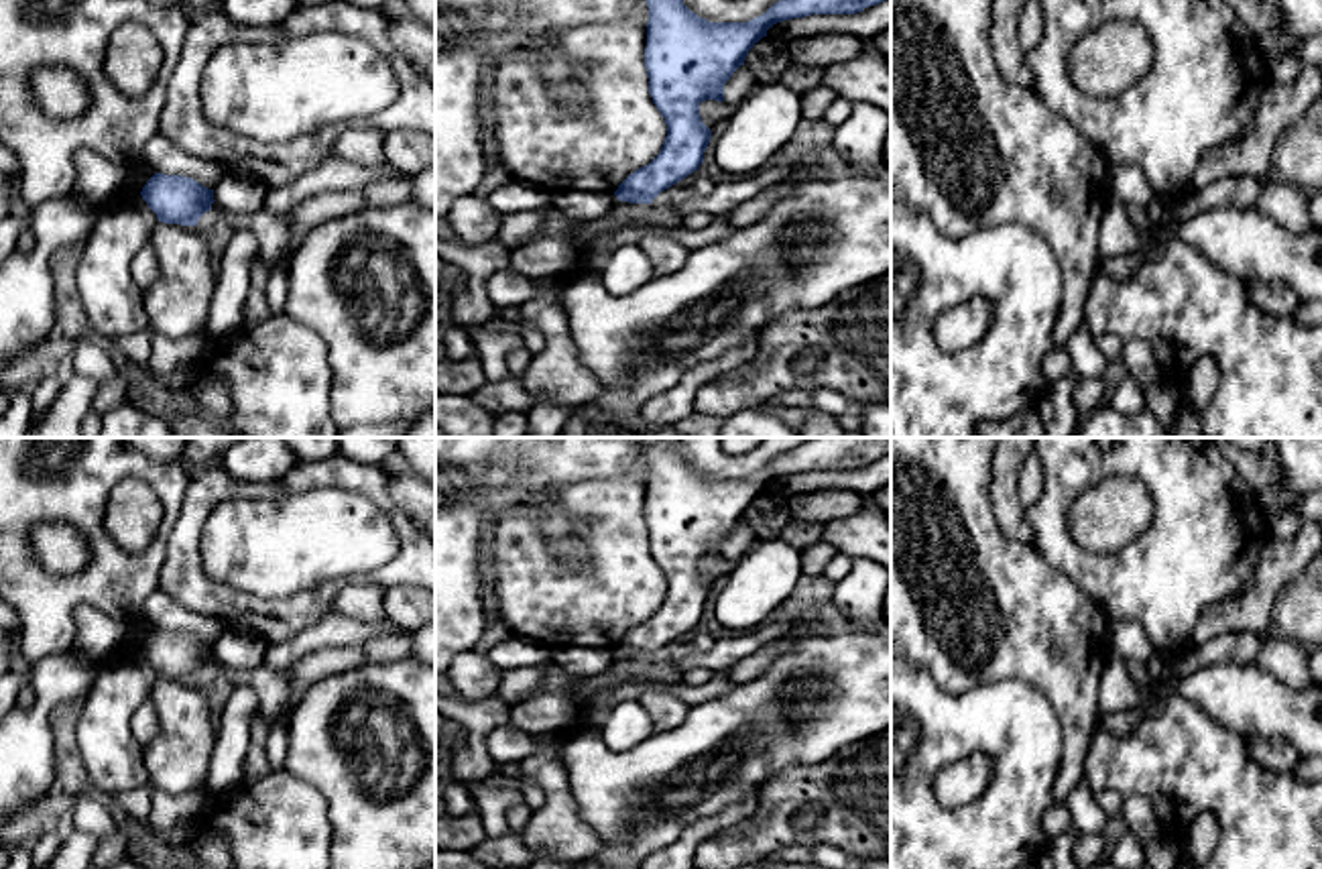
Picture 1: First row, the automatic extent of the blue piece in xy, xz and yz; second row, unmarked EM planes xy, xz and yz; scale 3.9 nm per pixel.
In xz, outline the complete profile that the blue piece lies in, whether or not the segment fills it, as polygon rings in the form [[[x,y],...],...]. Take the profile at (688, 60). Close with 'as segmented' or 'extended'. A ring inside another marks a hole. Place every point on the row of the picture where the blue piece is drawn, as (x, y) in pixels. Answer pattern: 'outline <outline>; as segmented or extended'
outline [[[647,0],[645,67],[649,94],[667,124],[661,153],[645,167],[630,173],[614,191],[620,201],[653,204],[653,199],[700,169],[712,130],[702,122],[700,104],[724,102],[724,85],[744,65],[748,51],[767,37],[767,31],[783,20],[812,14],[856,14],[885,0],[779,0],[765,14],[748,22],[710,22],[692,12],[683,0]]]; as segmented

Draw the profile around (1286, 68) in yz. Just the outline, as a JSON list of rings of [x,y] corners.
[[[1279,55],[1267,59],[1267,65],[1271,79],[1291,83],[1300,75],[1304,63],[1296,55]]]

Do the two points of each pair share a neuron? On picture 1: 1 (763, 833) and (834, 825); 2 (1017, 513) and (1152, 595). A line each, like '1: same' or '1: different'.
1: same
2: different

